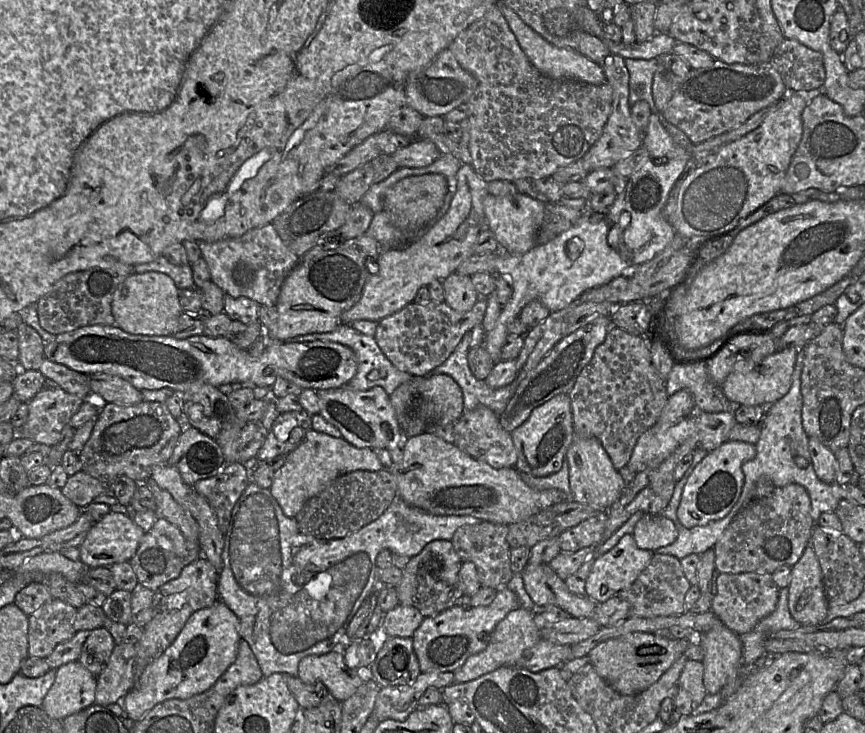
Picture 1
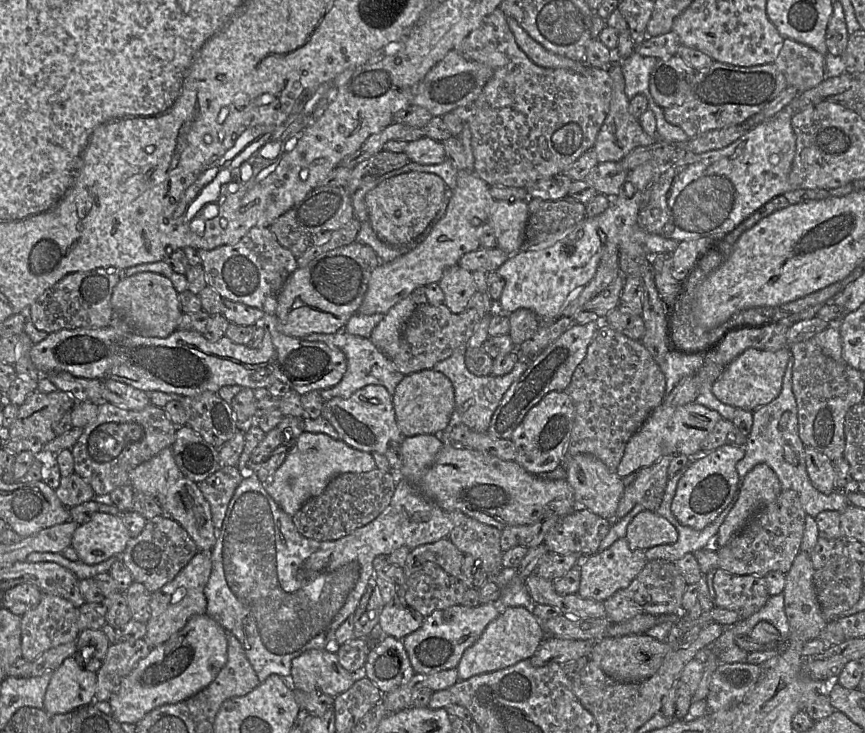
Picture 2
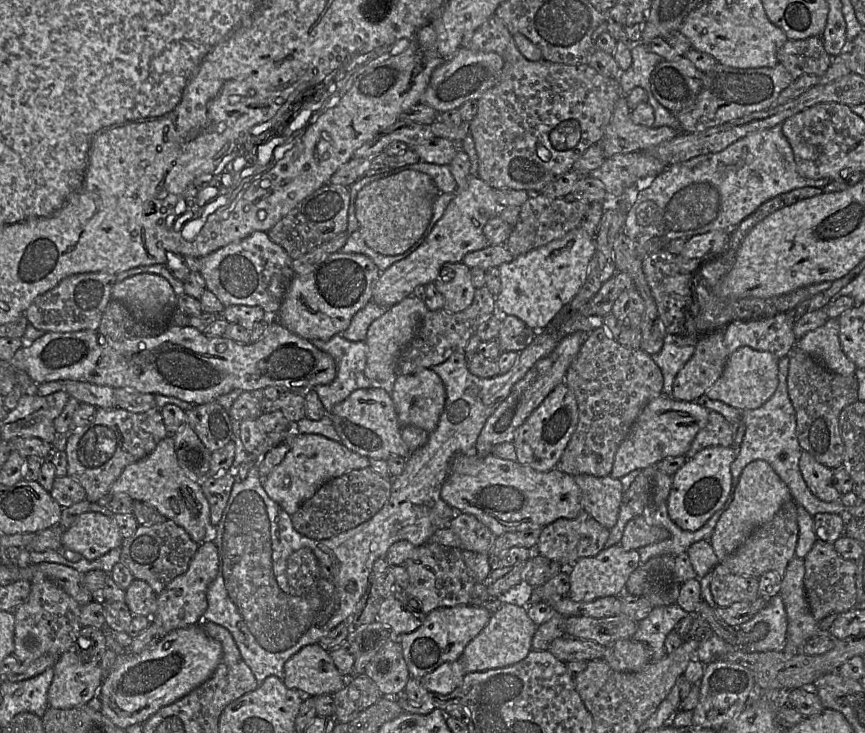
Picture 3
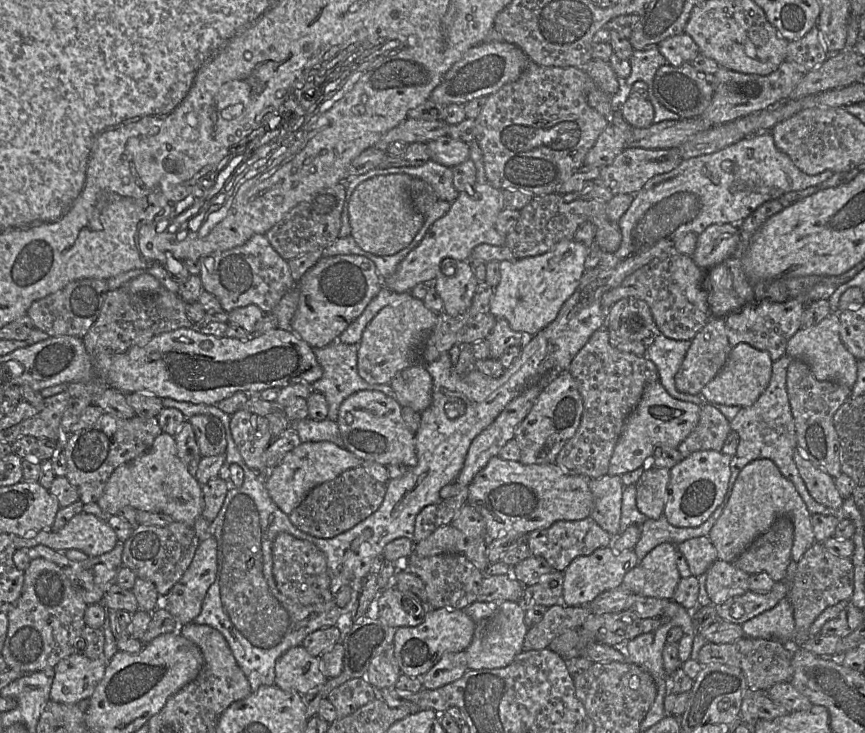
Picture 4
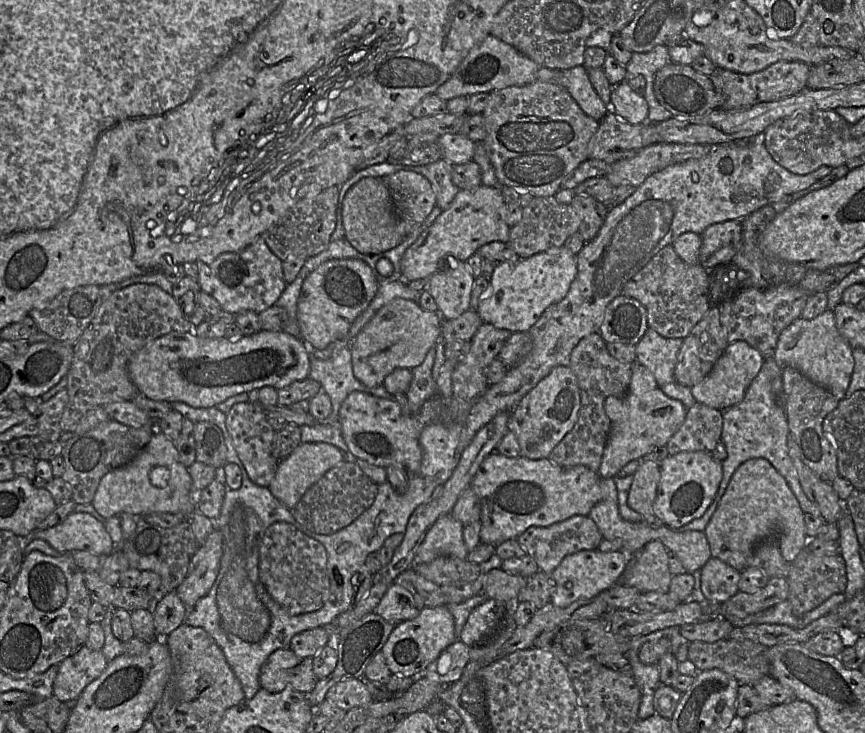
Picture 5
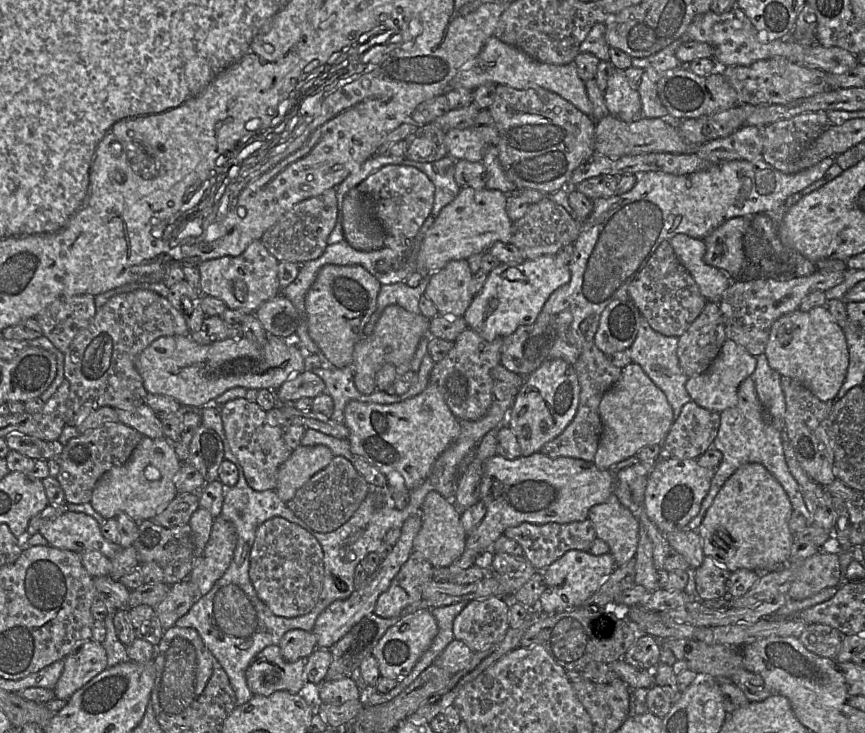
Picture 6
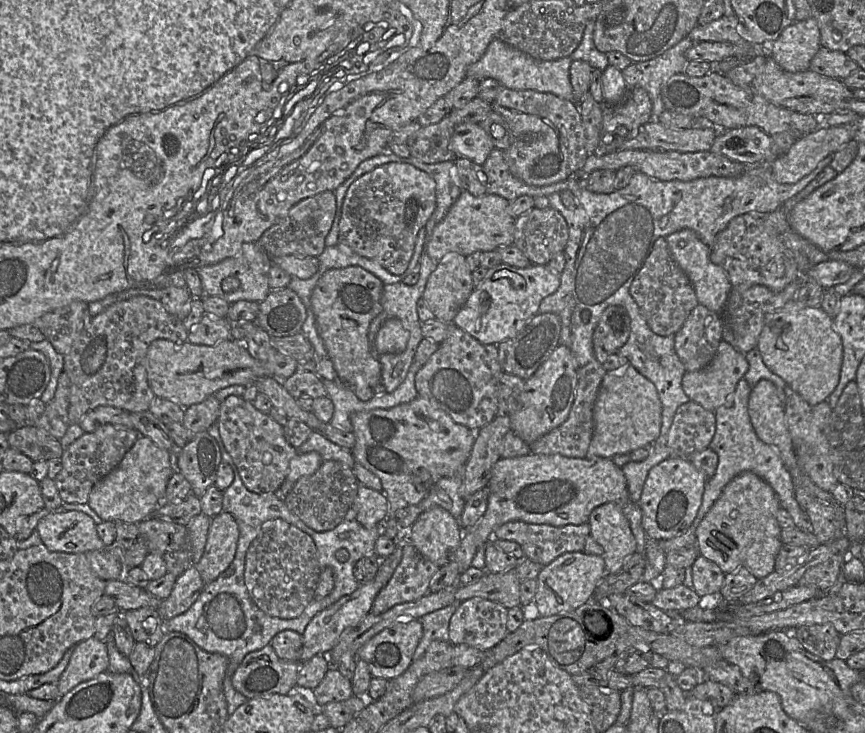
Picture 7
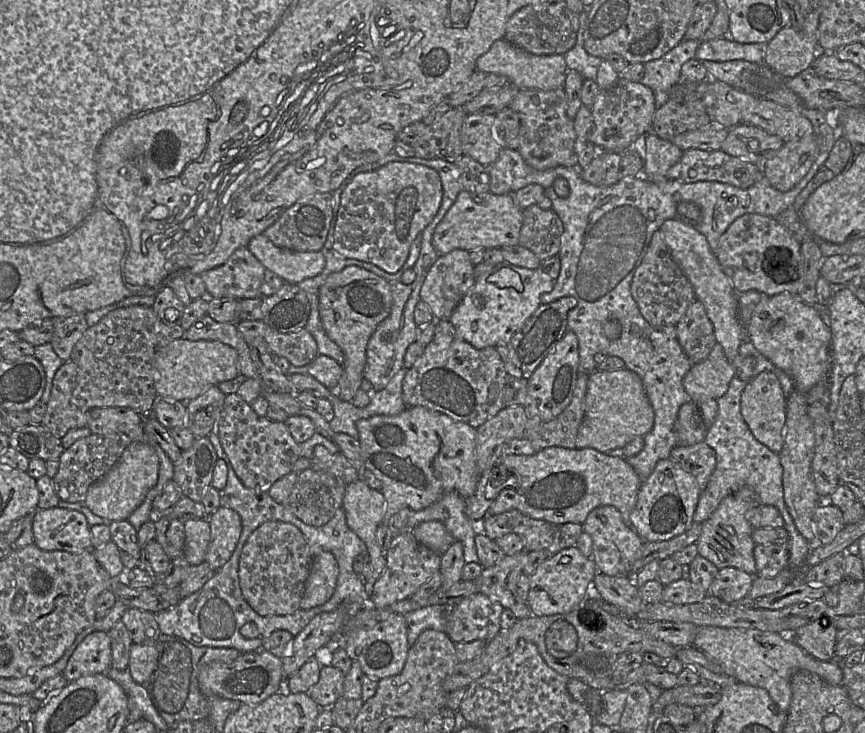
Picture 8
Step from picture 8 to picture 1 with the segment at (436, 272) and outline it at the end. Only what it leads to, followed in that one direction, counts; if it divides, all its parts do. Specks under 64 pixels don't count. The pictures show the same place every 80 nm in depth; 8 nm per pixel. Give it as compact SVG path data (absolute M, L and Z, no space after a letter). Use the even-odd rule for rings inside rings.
M452 273L443 280L445 302L455 311L469 311L481 297L470 276Z

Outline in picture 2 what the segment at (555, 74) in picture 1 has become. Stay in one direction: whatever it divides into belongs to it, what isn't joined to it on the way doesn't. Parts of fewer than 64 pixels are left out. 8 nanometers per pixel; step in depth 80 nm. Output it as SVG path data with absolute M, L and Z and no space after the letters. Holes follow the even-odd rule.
M507 17L507 22L519 48L536 65L543 68L563 68L577 73L586 72L588 65L585 62L574 61L546 50L540 43L535 41L514 18Z

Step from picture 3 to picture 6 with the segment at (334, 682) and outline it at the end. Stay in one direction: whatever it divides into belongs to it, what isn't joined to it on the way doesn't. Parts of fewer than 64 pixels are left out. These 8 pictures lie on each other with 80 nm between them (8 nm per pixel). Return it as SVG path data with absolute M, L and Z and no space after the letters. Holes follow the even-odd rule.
M276 645L265 647L252 660L245 676L253 695L268 696L275 691L300 692L307 684L304 667L307 658L286 661Z

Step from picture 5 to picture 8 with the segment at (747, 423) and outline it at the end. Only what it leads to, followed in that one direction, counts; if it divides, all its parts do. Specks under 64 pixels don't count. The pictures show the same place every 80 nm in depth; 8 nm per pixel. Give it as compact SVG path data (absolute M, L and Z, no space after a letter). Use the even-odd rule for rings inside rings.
M734 377L727 392L716 399L718 411L713 425L708 428L704 442L716 453L716 466L705 489L701 492L697 503L693 523L703 523L718 507L720 502L730 494L744 487L750 488L759 498L760 505L771 505L778 509L784 520L784 528L789 534L787 548L789 550L788 569L796 570L803 566L812 546L797 530L789 514L783 492L783 468L779 454L760 443L752 434L743 419L740 410L741 394L746 386L745 381Z

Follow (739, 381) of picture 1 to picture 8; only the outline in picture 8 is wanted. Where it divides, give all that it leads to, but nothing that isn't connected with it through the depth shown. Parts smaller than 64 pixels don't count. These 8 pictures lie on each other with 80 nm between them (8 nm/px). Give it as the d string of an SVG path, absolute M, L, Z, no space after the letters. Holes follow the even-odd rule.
M716 342L707 359L692 365L682 384L694 402L708 398L716 400L727 392L734 377L733 364L726 357L722 346Z

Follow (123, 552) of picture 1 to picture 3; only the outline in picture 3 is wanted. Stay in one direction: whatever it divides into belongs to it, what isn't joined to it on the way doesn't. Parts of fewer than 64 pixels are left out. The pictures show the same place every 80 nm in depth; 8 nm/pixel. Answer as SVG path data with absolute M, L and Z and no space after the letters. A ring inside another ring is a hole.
M90 511L80 515L61 538L63 549L79 552L88 560L95 560L110 550L121 547L123 540L112 518Z

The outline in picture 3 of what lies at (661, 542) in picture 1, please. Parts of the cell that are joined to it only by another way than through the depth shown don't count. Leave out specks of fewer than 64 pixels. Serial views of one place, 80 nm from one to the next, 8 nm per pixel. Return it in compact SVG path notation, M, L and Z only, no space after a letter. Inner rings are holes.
M644 515L636 516L625 526L619 545L624 550L638 550L639 548L662 542L668 539L667 529L646 522Z

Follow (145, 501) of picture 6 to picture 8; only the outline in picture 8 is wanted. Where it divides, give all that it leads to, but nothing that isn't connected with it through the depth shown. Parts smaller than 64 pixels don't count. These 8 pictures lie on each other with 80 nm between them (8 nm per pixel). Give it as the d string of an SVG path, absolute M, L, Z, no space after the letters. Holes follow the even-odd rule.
M146 441L132 442L113 468L89 487L84 503L94 514L109 523L128 520L157 483L158 474L159 458L154 448Z

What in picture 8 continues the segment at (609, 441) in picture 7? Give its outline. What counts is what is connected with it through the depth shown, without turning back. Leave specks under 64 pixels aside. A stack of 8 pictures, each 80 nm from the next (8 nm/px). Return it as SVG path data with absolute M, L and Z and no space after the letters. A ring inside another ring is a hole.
M626 368L617 371L595 370L588 377L584 417L576 437L576 448L593 448L601 453L624 448L653 427L654 410L641 378Z

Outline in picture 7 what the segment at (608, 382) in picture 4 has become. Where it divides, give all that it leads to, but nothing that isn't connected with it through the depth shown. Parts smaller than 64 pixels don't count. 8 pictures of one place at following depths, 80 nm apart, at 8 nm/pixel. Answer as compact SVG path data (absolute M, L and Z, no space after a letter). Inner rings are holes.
M593 359L585 366L579 367L577 372L576 395L567 420L557 428L545 434L530 445L532 453L560 454L569 458L585 458L594 432L593 409L599 388L607 371L603 364Z

